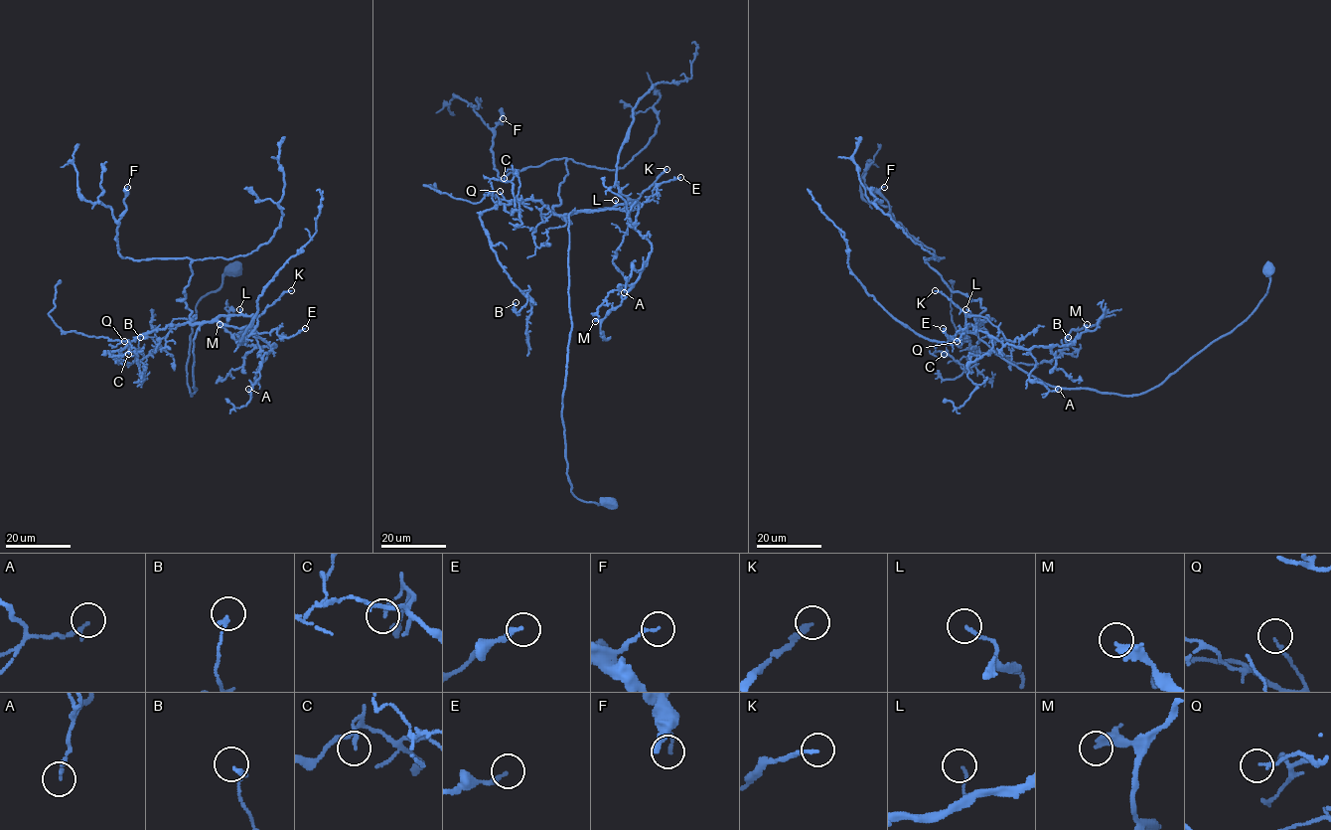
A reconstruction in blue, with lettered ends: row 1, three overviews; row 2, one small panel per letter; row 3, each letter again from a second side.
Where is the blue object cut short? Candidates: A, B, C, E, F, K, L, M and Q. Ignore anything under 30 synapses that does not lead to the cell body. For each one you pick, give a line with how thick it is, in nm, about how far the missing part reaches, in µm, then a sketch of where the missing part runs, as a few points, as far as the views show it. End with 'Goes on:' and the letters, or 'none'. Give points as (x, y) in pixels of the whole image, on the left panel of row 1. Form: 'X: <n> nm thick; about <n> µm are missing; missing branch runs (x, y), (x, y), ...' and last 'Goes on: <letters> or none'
K: 160 nm thick; about 80 µm are missing
Goes on: K

